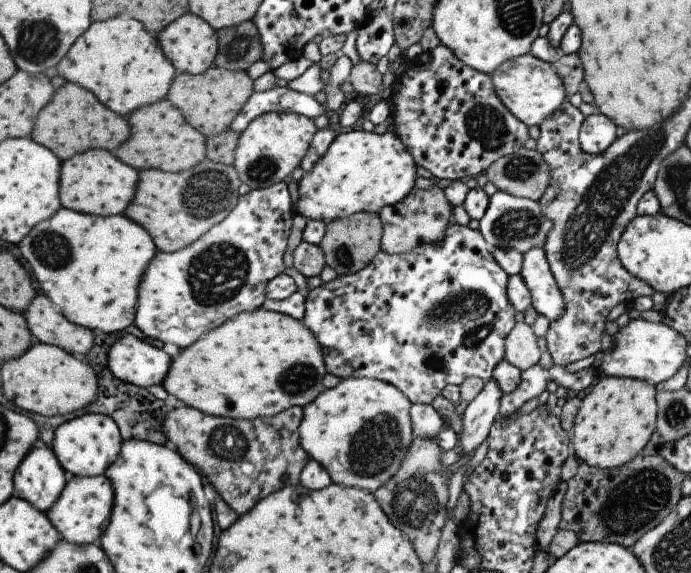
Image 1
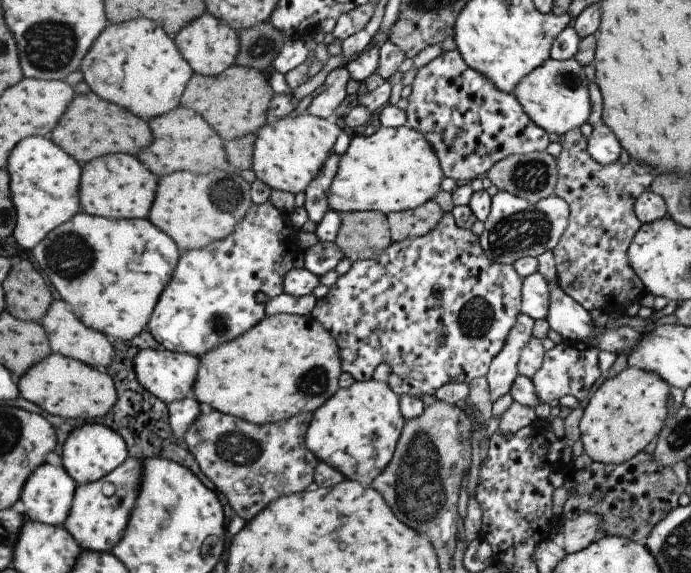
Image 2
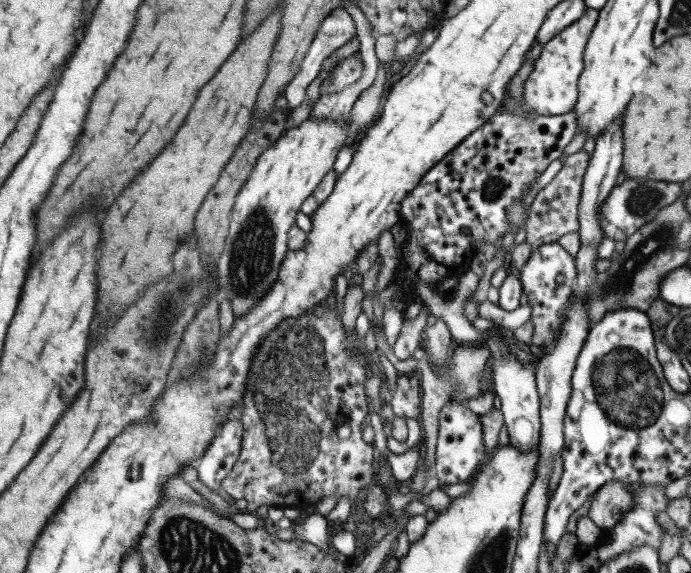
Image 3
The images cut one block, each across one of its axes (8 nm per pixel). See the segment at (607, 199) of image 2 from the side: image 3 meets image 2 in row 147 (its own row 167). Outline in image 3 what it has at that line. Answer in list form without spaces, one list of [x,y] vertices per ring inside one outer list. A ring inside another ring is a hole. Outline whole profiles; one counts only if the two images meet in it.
[[[583,150],[567,155],[559,171],[549,183],[541,188],[527,208],[524,228],[520,237],[533,248],[547,243],[555,243],[557,238],[567,232],[579,232],[577,205],[581,196],[581,181],[590,156]]]

